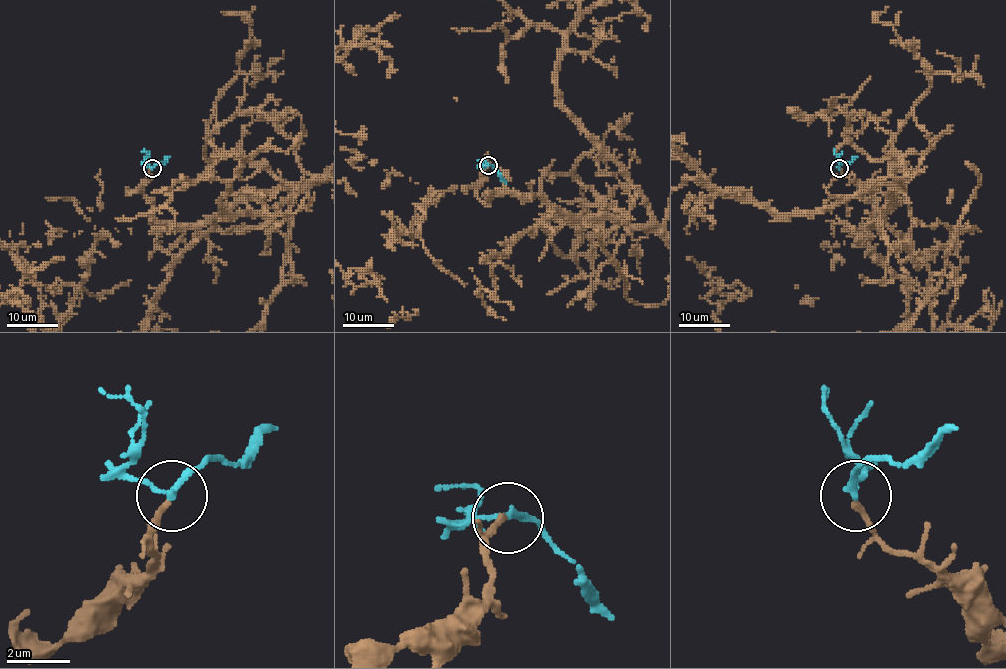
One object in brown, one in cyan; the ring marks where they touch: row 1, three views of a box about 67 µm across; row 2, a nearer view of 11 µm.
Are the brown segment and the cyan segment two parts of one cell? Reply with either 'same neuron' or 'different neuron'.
same neuron

